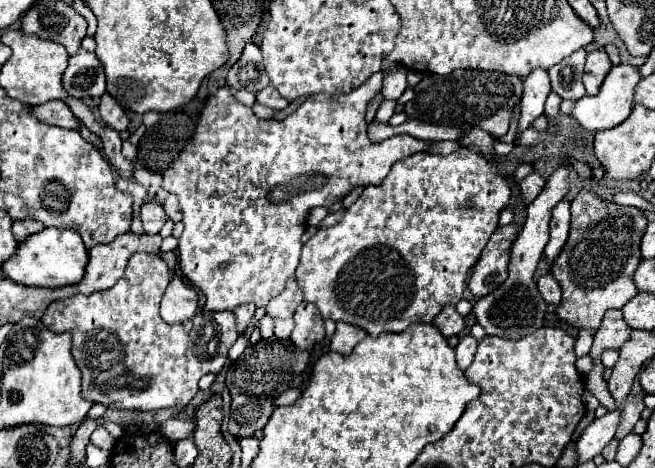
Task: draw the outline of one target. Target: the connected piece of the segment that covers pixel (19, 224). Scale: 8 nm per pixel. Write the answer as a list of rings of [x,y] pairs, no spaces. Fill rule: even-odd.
[[[25,218],[25,220],[15,220],[13,222],[13,236],[17,242],[23,242],[27,236],[35,234],[35,232],[41,232],[45,226],[41,222],[35,222],[31,218]]]

